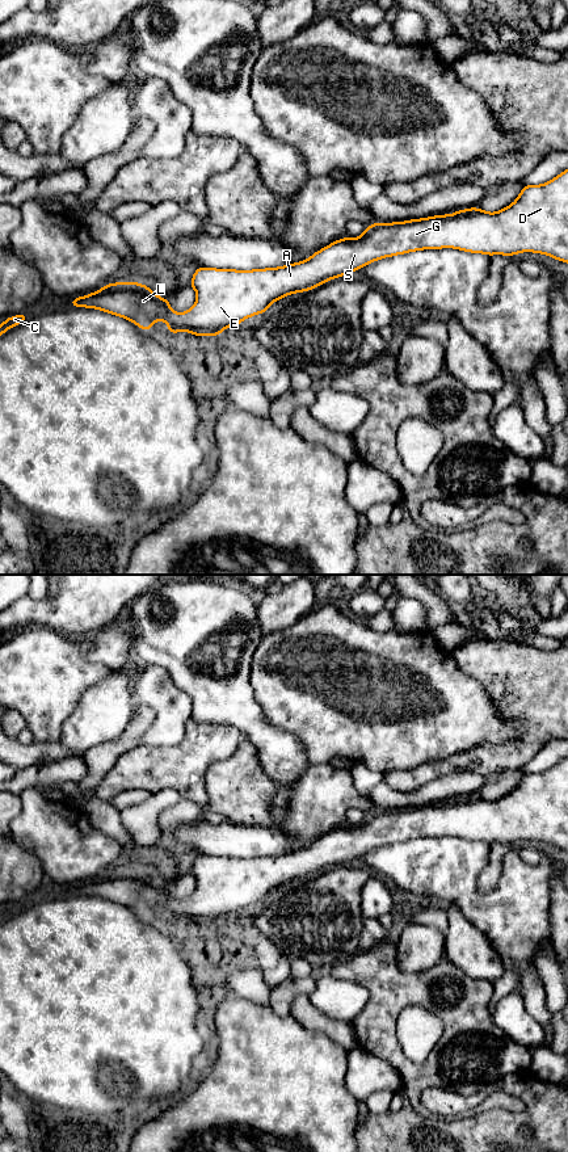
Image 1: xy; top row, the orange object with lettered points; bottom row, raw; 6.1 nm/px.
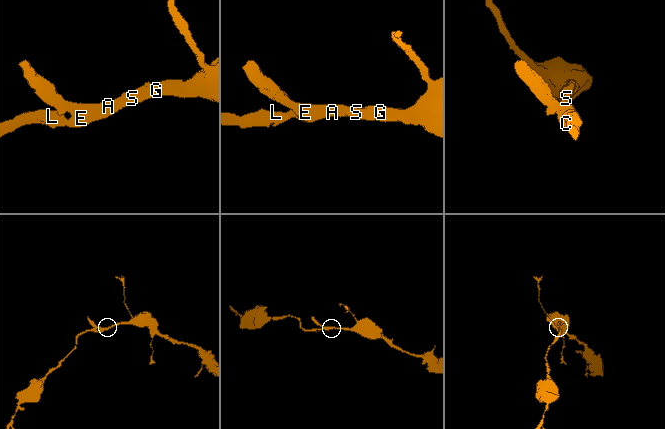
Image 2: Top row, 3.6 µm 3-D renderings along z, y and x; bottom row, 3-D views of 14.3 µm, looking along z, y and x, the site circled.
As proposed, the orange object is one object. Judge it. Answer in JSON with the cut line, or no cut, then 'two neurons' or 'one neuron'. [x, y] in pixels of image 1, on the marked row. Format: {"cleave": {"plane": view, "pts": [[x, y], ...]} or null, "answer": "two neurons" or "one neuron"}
{"cleave": null, "answer": "one neuron"}

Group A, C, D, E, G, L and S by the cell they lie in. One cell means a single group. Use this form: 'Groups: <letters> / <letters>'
Groups: A C D E G L S

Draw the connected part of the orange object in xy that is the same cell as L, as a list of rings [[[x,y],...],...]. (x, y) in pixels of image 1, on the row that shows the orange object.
[[[568,169],[546,184],[523,186],[518,198],[497,213],[471,207],[455,211],[453,215],[374,223],[357,239],[346,236],[304,261],[279,268],[233,270],[199,266],[190,282],[197,293],[197,300],[193,308],[181,315],[171,308],[168,299],[160,298],[146,285],[136,282],[109,283],[97,293],[76,297],[75,300],[70,300],[70,306],[97,308],[125,318],[140,329],[152,331],[156,320],[164,320],[169,333],[184,329],[194,336],[219,336],[223,329],[265,312],[273,302],[293,293],[315,289],[384,257],[439,248],[455,248],[488,256],[535,252],[568,262]]]

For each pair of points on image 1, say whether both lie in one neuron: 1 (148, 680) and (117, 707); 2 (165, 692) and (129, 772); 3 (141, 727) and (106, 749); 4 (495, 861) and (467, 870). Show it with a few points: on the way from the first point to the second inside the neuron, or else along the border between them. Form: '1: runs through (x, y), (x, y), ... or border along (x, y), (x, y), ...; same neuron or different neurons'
1: border along (134, 672), (131, 682), (133, 709); different neurons
2: border along (175, 744), (143, 745); different neurons
3: runs through (133, 735), (114, 748); same neuron
4: border along (512, 849), (503, 858), (499, 882), (480, 894); different neurons

